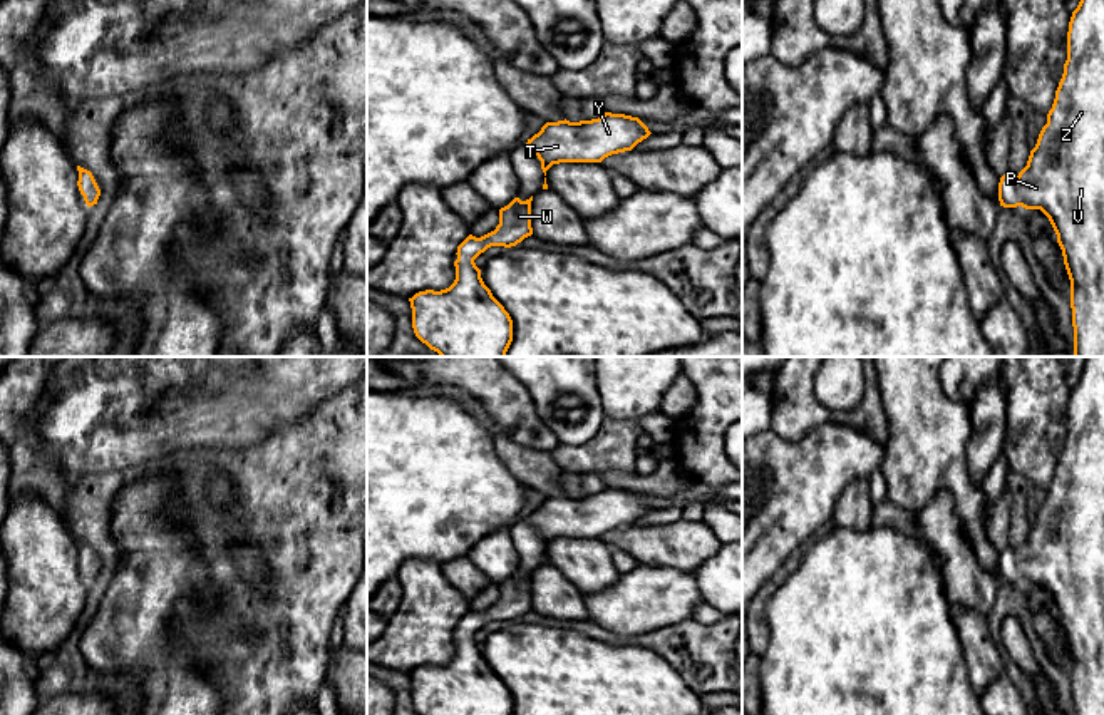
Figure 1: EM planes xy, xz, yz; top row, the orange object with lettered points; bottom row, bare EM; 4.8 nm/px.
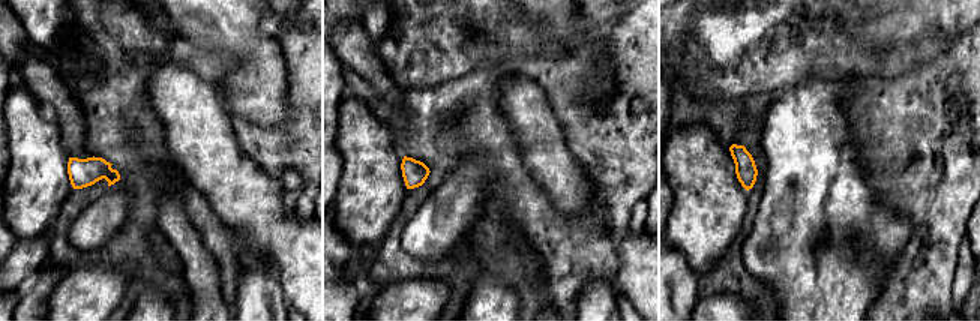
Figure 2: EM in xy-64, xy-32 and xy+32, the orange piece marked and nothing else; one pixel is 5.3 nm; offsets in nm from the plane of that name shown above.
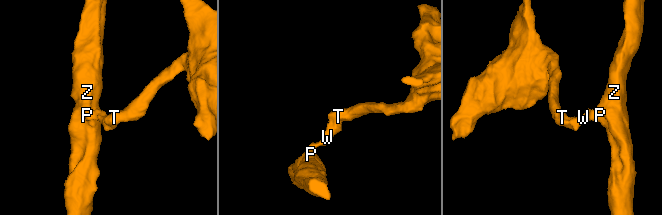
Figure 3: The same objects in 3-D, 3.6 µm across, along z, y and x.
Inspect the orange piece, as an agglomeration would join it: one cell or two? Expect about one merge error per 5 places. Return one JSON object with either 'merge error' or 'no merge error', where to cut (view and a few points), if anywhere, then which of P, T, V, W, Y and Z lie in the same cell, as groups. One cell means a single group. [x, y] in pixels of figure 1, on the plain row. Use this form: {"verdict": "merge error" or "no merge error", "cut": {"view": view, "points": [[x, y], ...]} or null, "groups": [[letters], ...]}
{"verdict": "no merge error", "cut": null, "groups": [["P", "T", "V", "W", "Y", "Z"]]}

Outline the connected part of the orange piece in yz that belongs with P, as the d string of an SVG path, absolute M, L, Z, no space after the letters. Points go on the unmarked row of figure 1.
M1086 357L1067 407L1067 435L1047 499L1042 502L1027 541L998 558L1003 583L1040 584L1050 596L1070 655L1074 715L1104 715L1104 357Z

